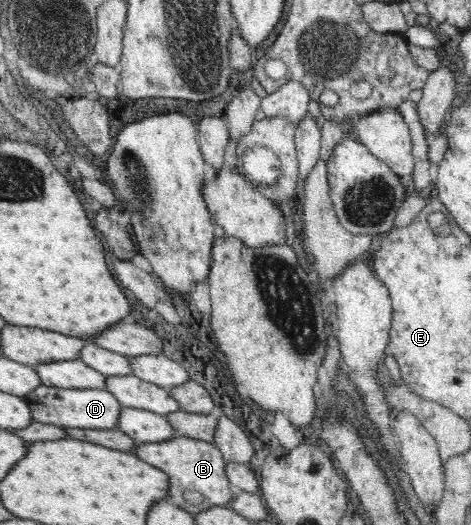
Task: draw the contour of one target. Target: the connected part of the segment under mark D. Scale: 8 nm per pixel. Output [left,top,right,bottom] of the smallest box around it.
[24,383,120,430]

